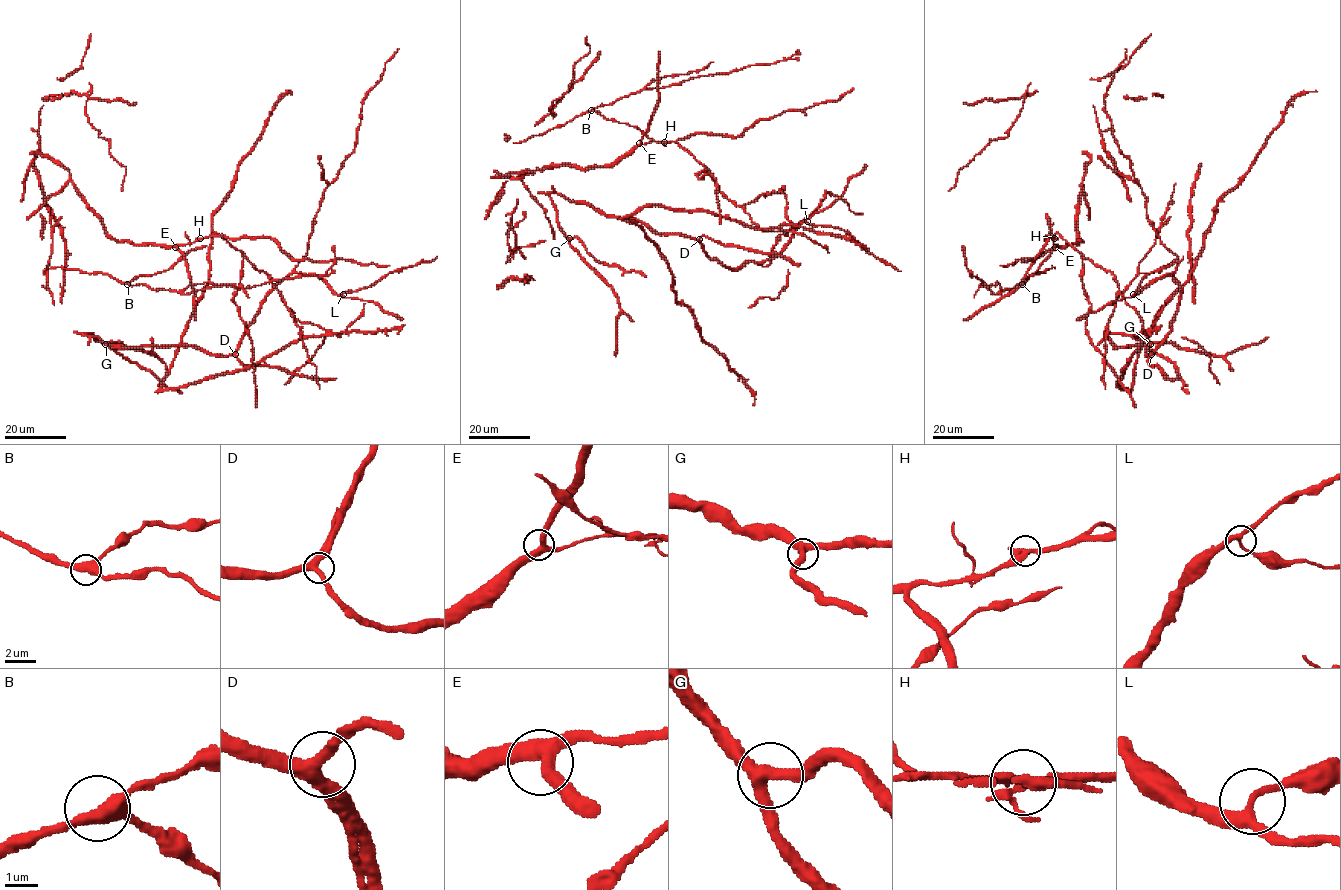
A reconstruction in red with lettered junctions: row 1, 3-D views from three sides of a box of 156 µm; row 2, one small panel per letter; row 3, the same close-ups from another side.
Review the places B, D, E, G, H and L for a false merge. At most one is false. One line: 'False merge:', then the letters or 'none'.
False merge: none

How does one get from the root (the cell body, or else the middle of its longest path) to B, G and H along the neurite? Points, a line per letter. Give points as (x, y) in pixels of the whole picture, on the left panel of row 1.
B: (327, 331), (300, 322), (272, 279), (216, 233), (179, 244), (182, 257), (169, 269), (140, 275), (127, 284)
G: (327, 331), (339, 333), (298, 339), (242, 369), (164, 390), (180, 346), (113, 346), (84, 334), (105, 344)
H: (327, 331), (317, 325), (300, 322), (272, 279), (223, 237), (214, 233), (200, 238)

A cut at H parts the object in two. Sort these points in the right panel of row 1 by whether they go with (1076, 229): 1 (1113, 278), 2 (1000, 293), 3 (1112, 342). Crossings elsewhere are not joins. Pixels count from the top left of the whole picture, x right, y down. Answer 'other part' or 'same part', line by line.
1: other part
2: same part
3: same part

